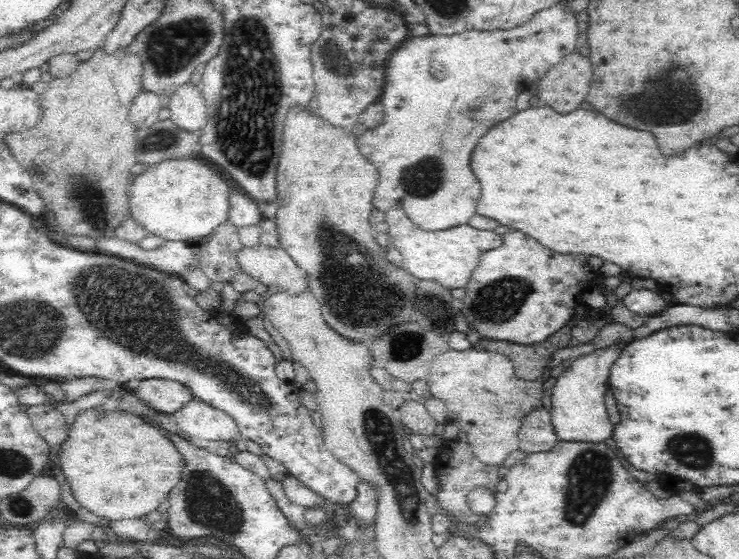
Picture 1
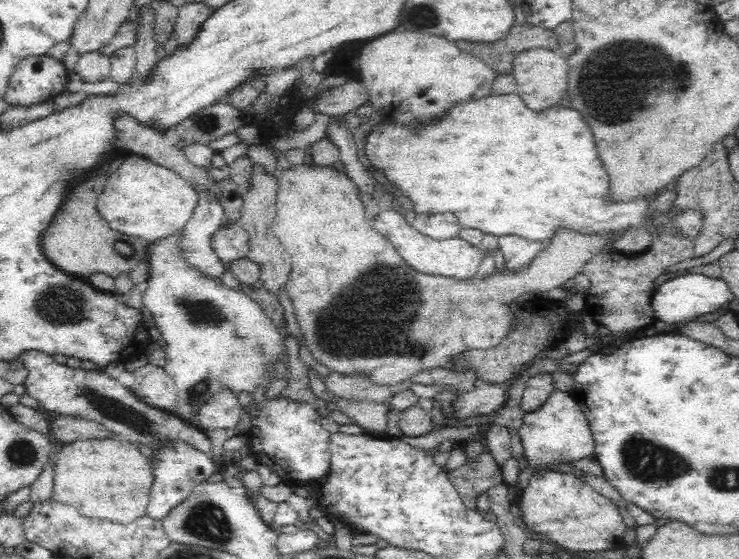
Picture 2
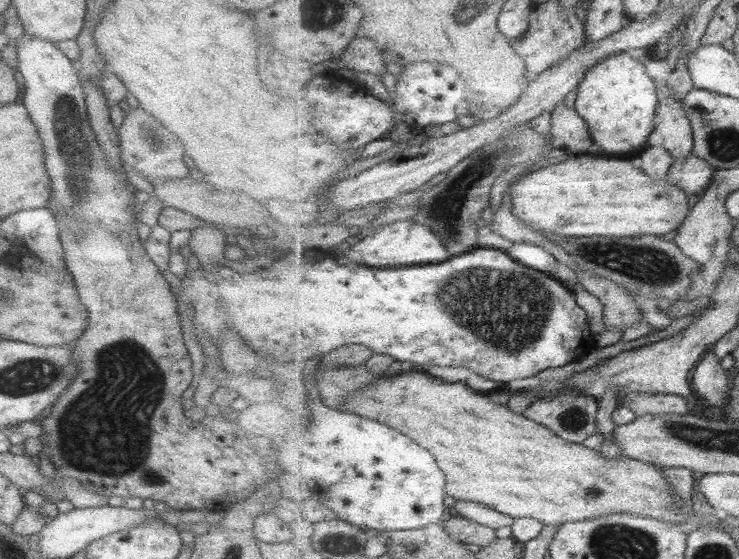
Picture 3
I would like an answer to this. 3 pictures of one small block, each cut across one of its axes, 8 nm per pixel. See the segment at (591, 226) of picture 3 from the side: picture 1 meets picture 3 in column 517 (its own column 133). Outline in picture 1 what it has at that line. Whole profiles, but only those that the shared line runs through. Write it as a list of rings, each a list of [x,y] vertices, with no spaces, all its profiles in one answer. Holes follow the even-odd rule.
[[[199,155],[166,160],[145,167],[143,173],[133,177],[128,188],[130,216],[134,217],[150,235],[162,237],[165,241],[200,242],[229,218],[229,198],[232,192],[235,192],[228,186],[228,181],[216,174],[216,170],[210,170],[210,167],[199,160]]]

